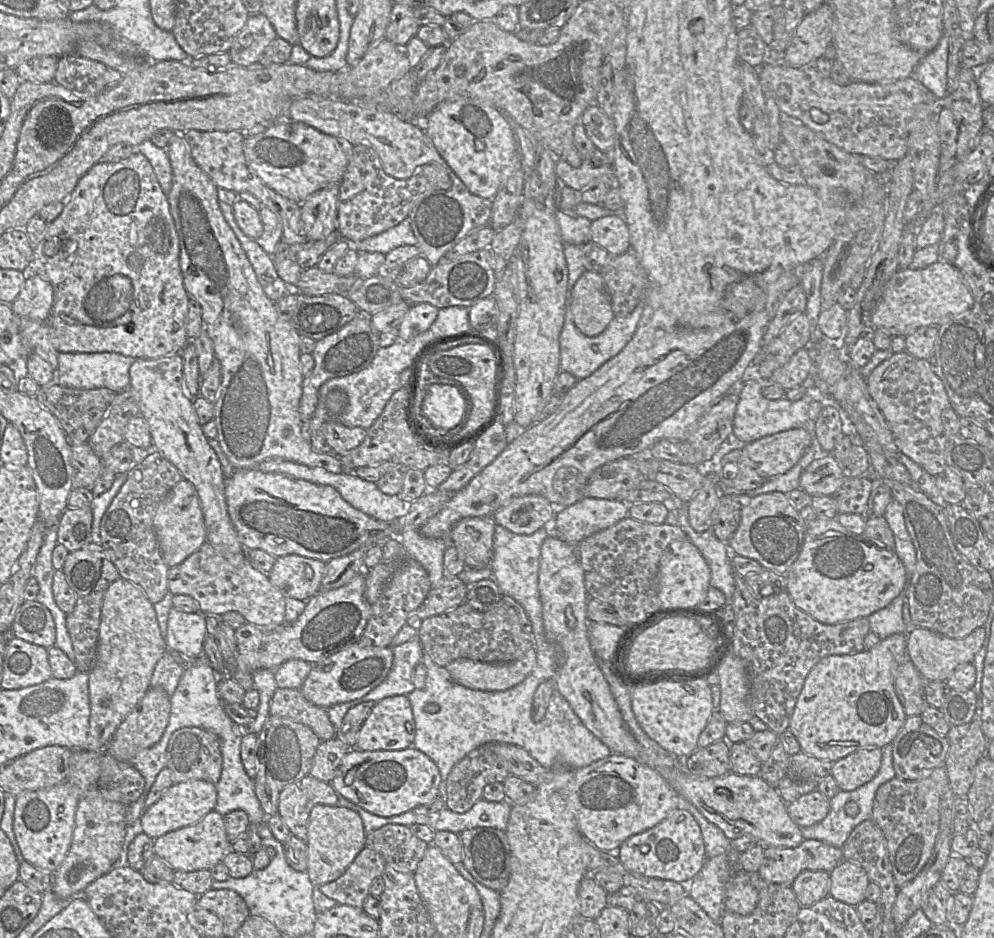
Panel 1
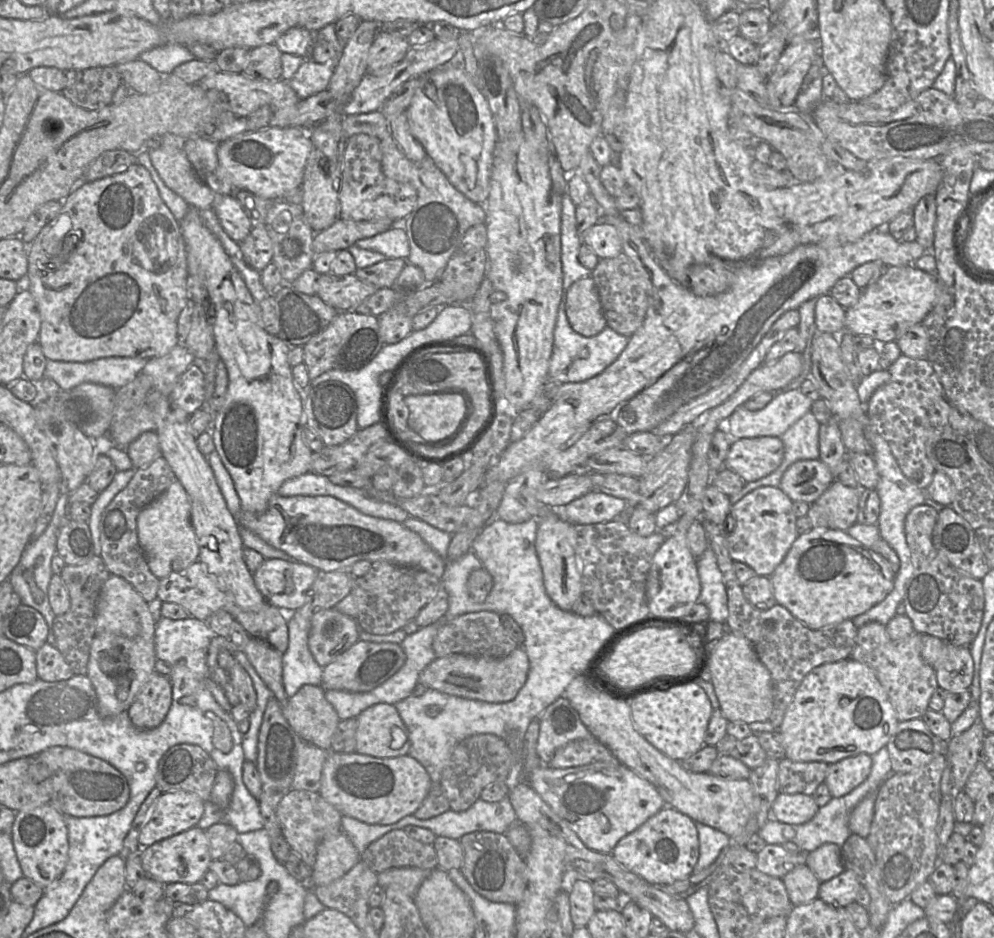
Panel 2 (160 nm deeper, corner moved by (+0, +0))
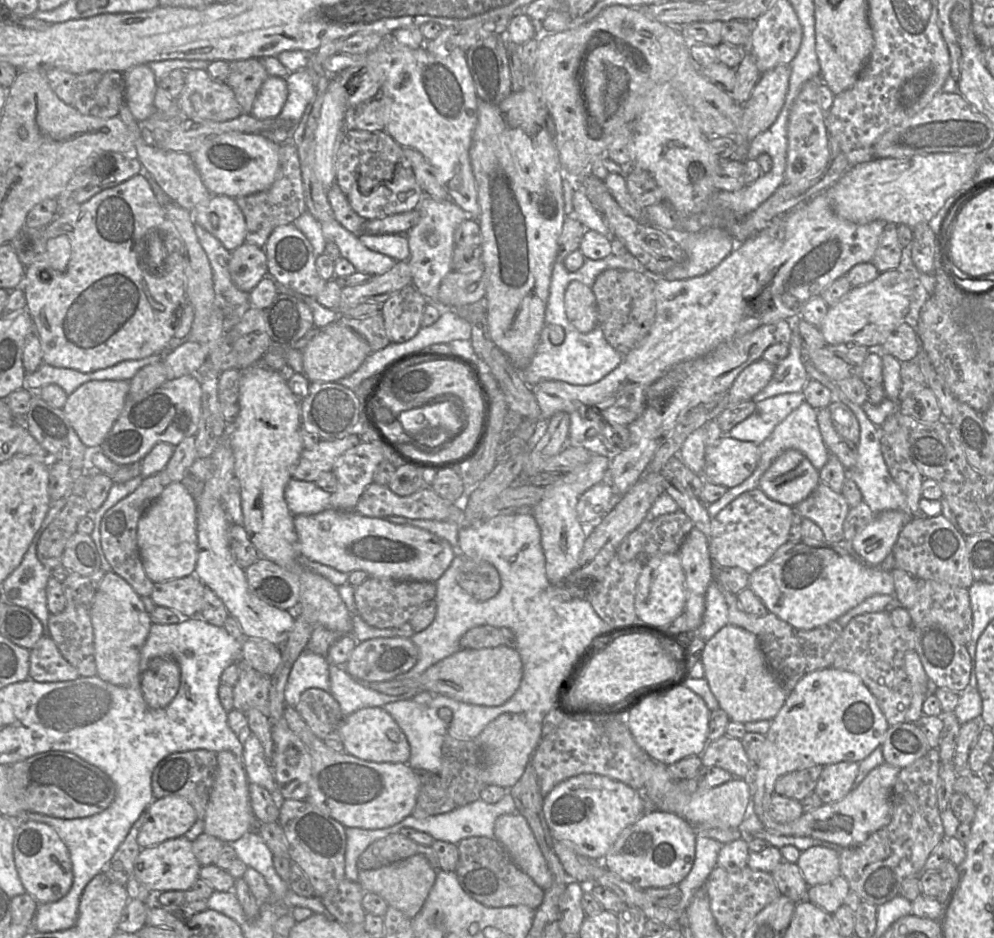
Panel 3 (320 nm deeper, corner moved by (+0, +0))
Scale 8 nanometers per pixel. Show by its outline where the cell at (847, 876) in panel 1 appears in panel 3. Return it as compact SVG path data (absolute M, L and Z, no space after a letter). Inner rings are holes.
M839 875L830 882L808 887L806 900L833 914L843 905L849 891L848 881Z

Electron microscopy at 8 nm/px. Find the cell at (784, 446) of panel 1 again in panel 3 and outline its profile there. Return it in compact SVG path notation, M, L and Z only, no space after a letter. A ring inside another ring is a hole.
M723 435L712 446L706 447L701 476L706 482L731 489L751 476L758 461L759 445Z

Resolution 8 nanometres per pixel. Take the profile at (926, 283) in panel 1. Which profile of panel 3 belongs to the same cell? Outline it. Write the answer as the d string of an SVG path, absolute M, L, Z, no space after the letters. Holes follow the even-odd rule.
M898 269L882 272L873 281L853 287L850 292L833 306L830 306L819 329L828 345L854 343L867 348L883 345L887 337L904 322L909 313L912 295L914 294L914 280L909 280Z

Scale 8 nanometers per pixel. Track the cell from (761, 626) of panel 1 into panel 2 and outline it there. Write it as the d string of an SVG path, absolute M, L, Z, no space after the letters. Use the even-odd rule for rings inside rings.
M708 519L700 520L706 532L708 546L714 551L719 570L728 597L729 615L726 621L727 630L742 634L753 645L759 660L769 670L773 682L773 708L768 719L775 729L782 723L784 714L791 703L796 689L804 676L813 668L824 663L837 662L851 657L858 628L852 620L812 630L795 618L784 606L774 605L768 610L760 610L744 596L742 585L738 582L725 539L722 537L721 525Z

